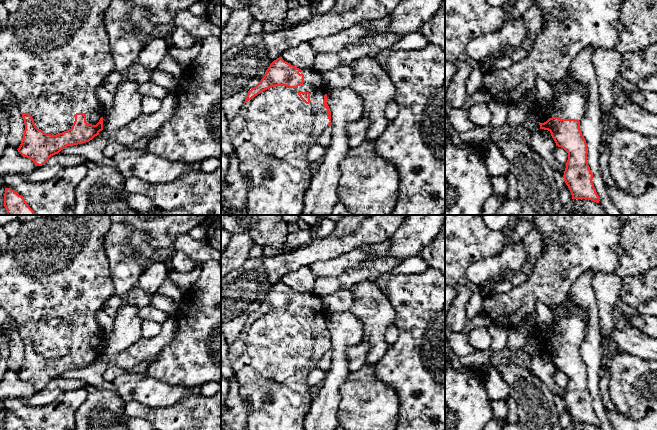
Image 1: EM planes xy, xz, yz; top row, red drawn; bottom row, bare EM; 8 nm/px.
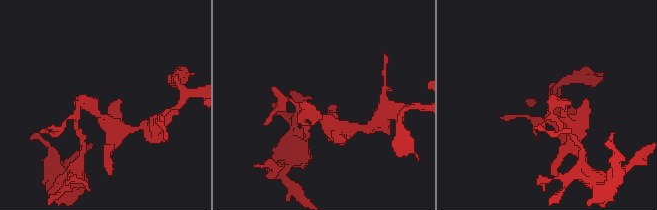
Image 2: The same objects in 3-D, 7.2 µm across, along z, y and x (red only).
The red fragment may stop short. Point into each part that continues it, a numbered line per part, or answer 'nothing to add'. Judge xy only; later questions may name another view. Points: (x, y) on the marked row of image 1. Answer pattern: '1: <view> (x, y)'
1: xy (54, 54)

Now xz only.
1: xz (272, 133)

